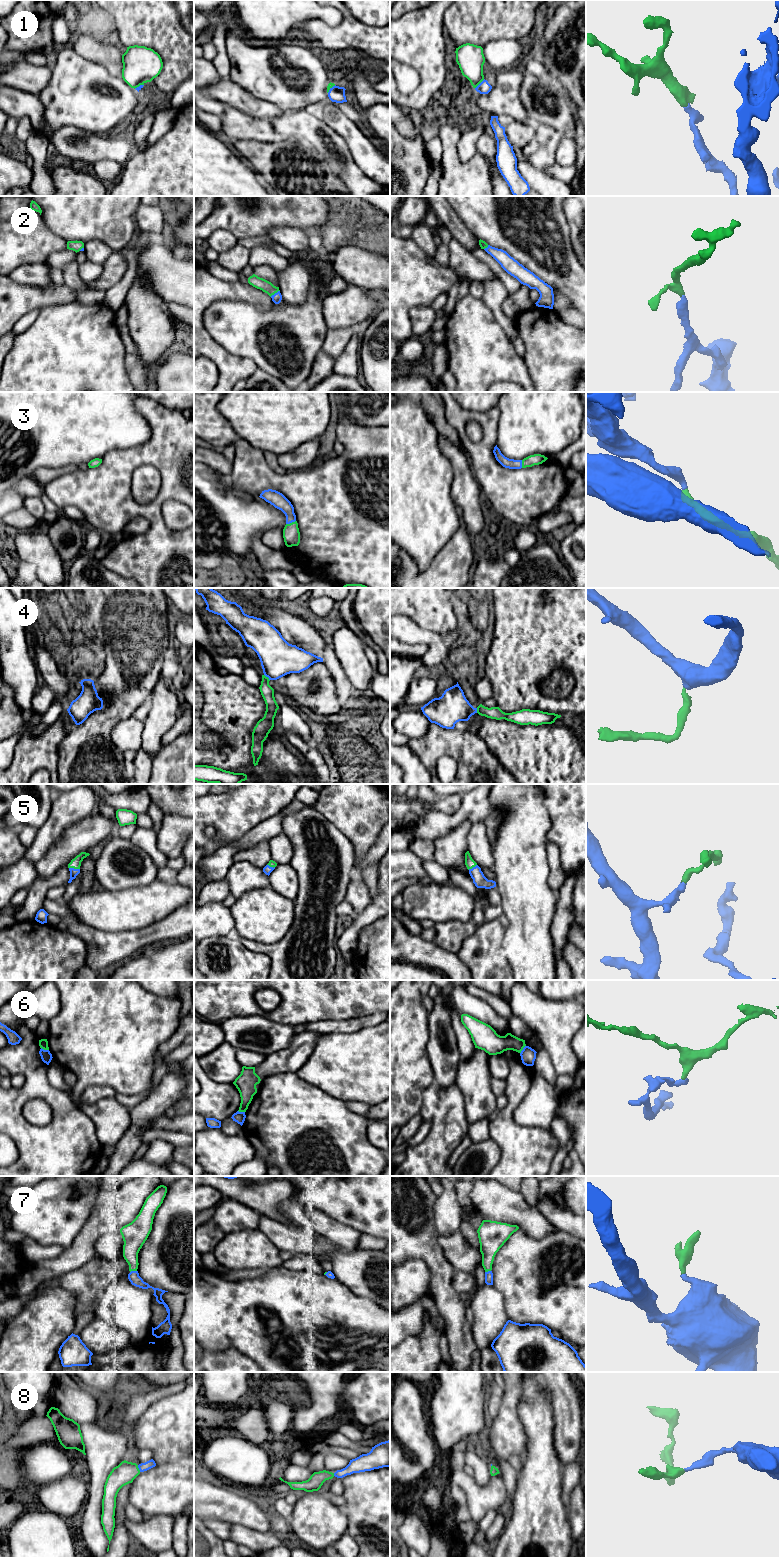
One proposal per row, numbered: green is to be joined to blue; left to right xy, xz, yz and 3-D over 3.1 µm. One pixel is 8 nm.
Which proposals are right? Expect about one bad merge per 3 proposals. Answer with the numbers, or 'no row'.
1, 2, 3, 5, 7, 8

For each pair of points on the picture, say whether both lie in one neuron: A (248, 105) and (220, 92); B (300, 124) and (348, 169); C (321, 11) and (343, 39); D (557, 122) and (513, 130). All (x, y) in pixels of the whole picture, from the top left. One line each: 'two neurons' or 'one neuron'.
A: one neuron
B: one neuron
C: two neurons
D: two neurons

